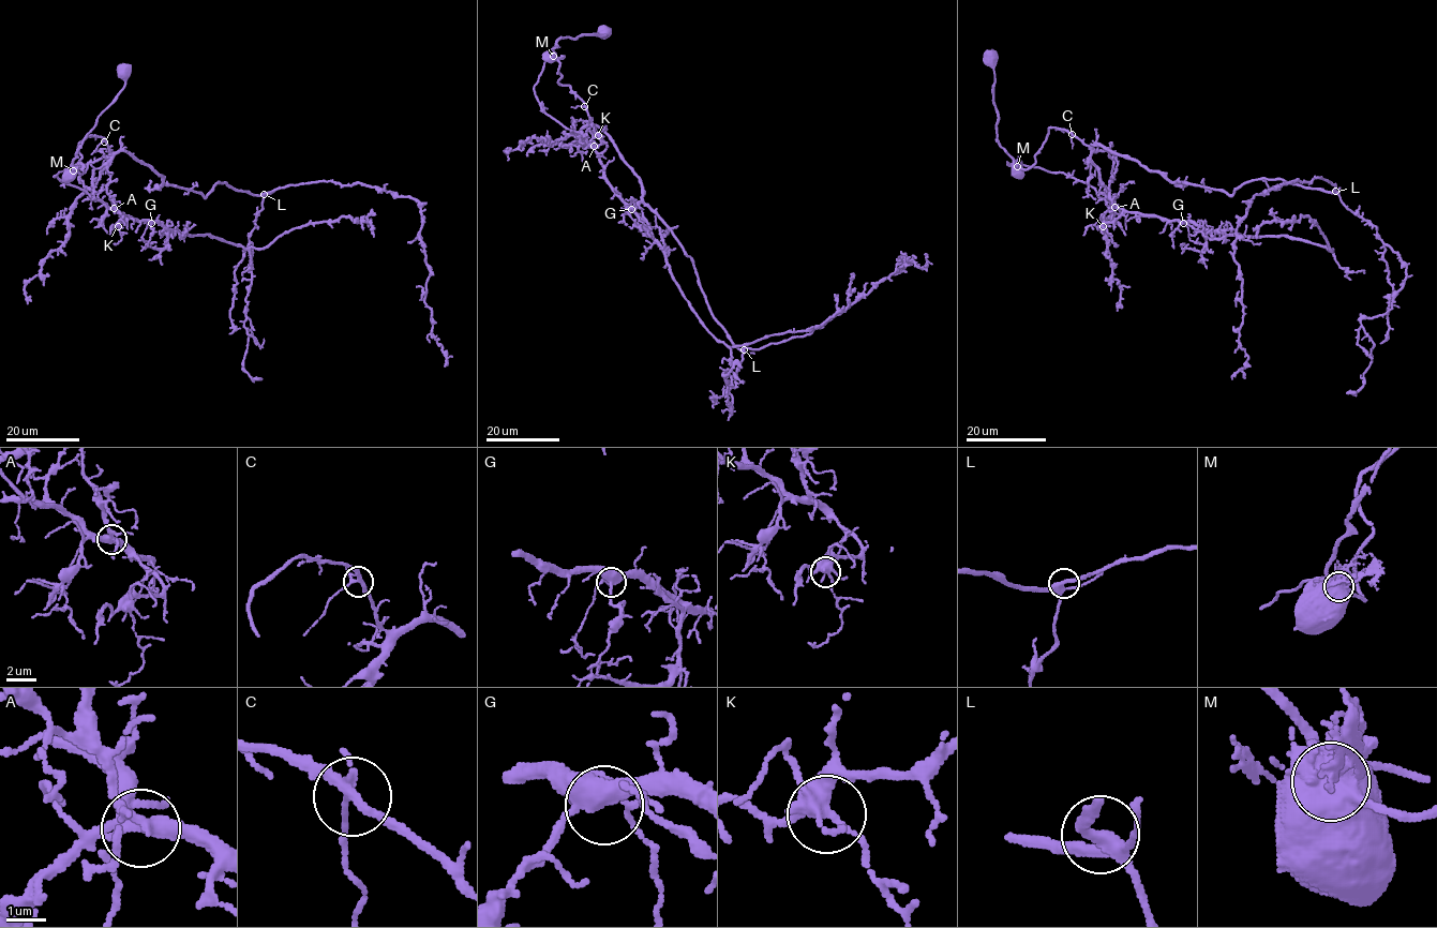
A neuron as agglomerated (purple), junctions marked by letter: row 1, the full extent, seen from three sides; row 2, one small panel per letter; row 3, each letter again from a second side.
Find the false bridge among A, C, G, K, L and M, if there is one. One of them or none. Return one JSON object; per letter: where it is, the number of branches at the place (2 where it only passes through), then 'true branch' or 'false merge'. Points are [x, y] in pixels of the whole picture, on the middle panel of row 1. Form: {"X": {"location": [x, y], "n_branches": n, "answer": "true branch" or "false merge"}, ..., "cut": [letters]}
{"A": {"location": [594, 146], "n_branches": 5, "answer": "true branch"}, "C": {"location": [584, 106], "n_branches": 4, "answer": "true branch"}, "G": {"location": [631, 209], "n_branches": 4, "answer": "true branch"}, "K": {"location": [598, 135], "n_branches": 5, "answer": "true branch"}, "L": {"location": [744, 349], "n_branches": 4, "answer": "true branch"}, "M": {"location": [553, 56], "n_branches": 5, "answer": "false merge"}, "cut": ["M"]}

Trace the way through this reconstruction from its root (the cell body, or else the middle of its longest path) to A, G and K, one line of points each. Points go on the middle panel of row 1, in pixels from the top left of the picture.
A: (602, 31), (604, 35), (560, 38), (534, 86), (540, 107), (584, 144), (594, 146)
G: (602, 31), (604, 35), (560, 38), (544, 63), (534, 93), (547, 114), (596, 152), (604, 180), (631, 209)
K: (602, 31), (604, 35), (560, 38), (534, 86), (540, 107), (547, 114), (601, 152), (605, 144), (598, 135)

